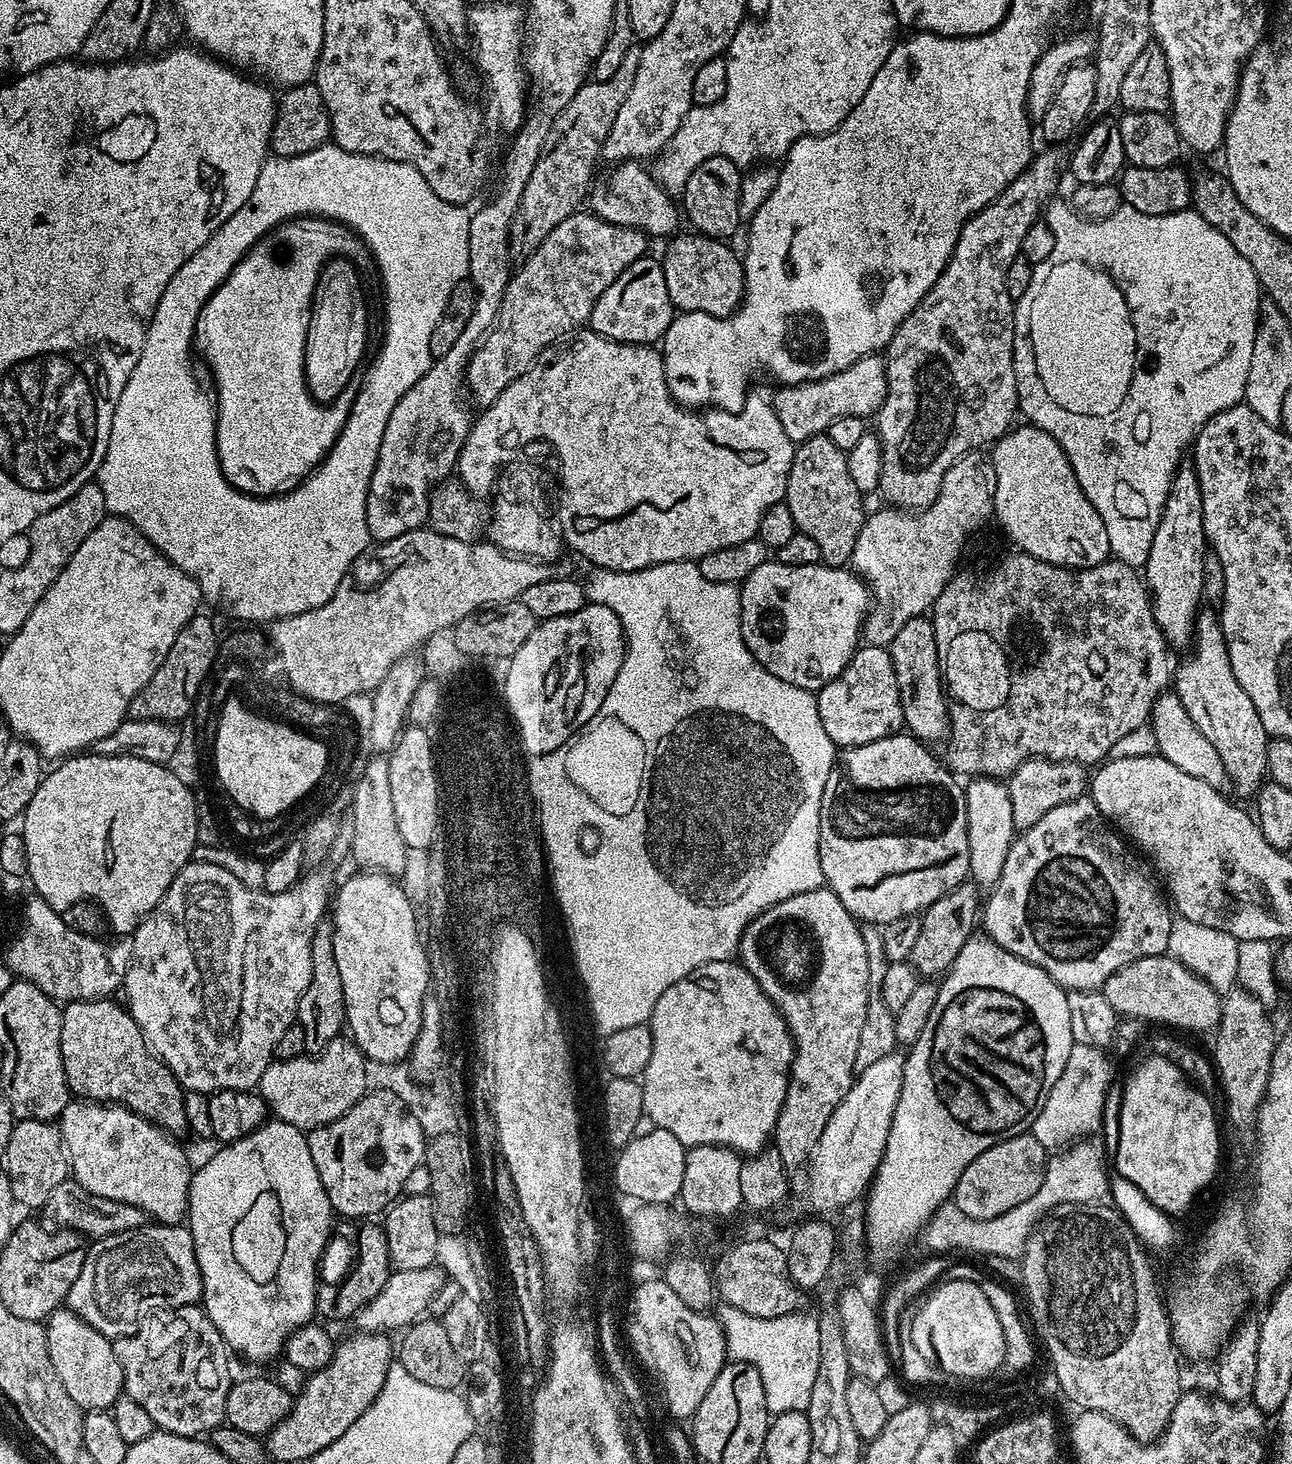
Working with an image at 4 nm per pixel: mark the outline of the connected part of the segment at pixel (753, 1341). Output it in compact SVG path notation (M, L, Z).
M722 1308L718 1319L726 1333L727 1355L733 1361L756 1367L765 1386L769 1413L805 1411L818 1375L820 1348L817 1317L812 1314L754 1317L740 1309Z

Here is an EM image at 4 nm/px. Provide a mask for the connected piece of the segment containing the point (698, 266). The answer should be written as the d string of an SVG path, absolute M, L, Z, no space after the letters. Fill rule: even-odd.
M703 234L680 236L667 241L668 249L662 255L666 290L673 309L685 312L705 312L711 316L731 316L744 299L744 266L731 243Z

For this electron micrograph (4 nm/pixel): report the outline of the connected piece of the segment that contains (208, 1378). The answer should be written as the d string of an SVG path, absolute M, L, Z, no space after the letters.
M196 1304L173 1308L170 1314L156 1322L153 1328L144 1326L133 1336L121 1336L112 1340L114 1354L118 1354L118 1362L122 1362L124 1392L150 1413L150 1418L154 1418L157 1429L161 1432L175 1432L177 1436L193 1438L204 1434L200 1432L211 1433L225 1423L227 1395L234 1383L232 1364L228 1361L229 1346L222 1338L218 1326L214 1326L203 1307Z

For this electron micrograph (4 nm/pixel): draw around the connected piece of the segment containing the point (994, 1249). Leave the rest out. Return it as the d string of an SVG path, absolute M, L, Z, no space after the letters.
M1084 1144L1081 1148L1074 1149L1065 1158L1064 1164L1049 1163L1038 1194L1026 1198L1026 1202L1018 1202L1014 1210L1006 1210L1006 1214L995 1216L990 1221L990 1226L983 1220L965 1218L955 1203L941 1204L935 1214L936 1228L940 1228L939 1251L948 1254L953 1251L951 1248L957 1248L960 1252L981 1252L984 1256L1023 1257L1024 1249L1032 1238L1032 1230L1043 1217L1060 1204L1103 1201L1109 1191L1109 1177L1108 1172L1104 1173L1103 1146Z

